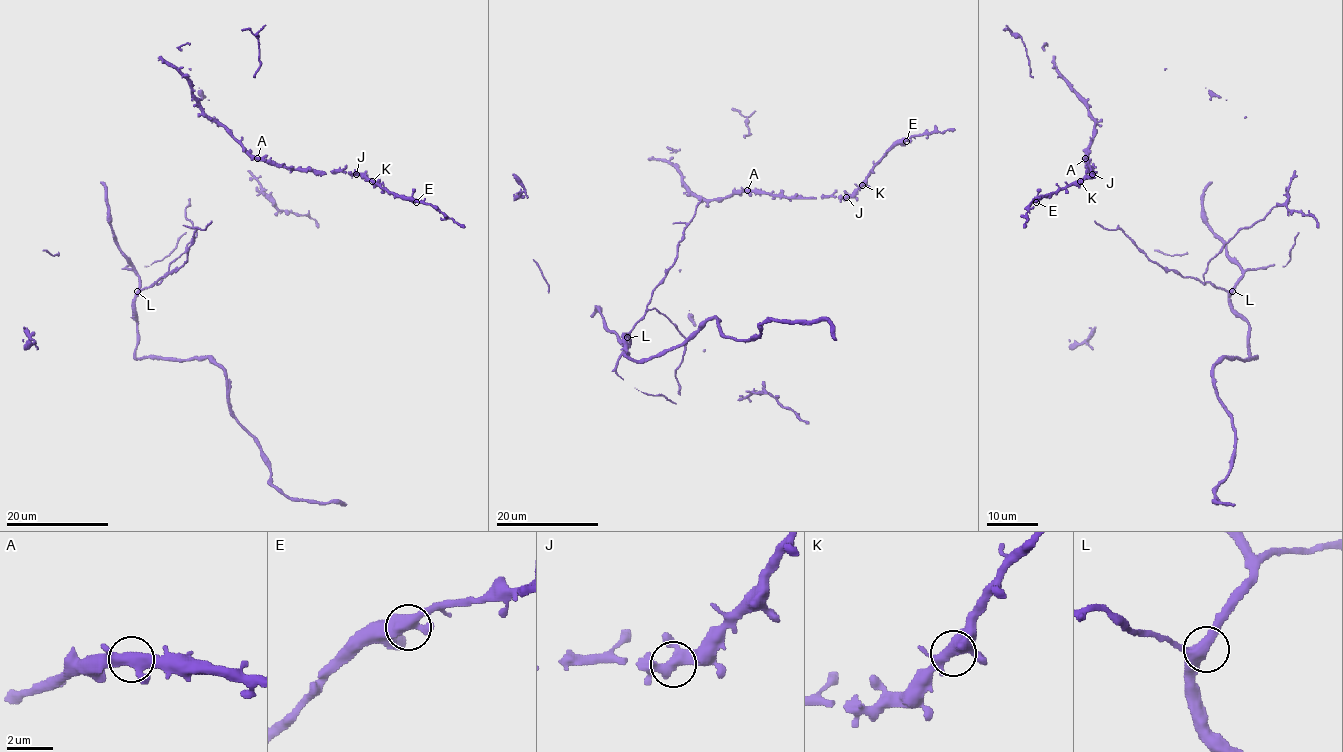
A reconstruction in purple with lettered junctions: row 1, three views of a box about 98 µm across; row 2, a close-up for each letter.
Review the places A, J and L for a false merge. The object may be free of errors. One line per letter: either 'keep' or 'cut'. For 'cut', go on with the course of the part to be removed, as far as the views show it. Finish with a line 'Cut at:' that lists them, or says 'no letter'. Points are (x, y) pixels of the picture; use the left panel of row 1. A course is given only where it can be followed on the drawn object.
A: keep
J: keep
L: keep
Cut at: no letter

